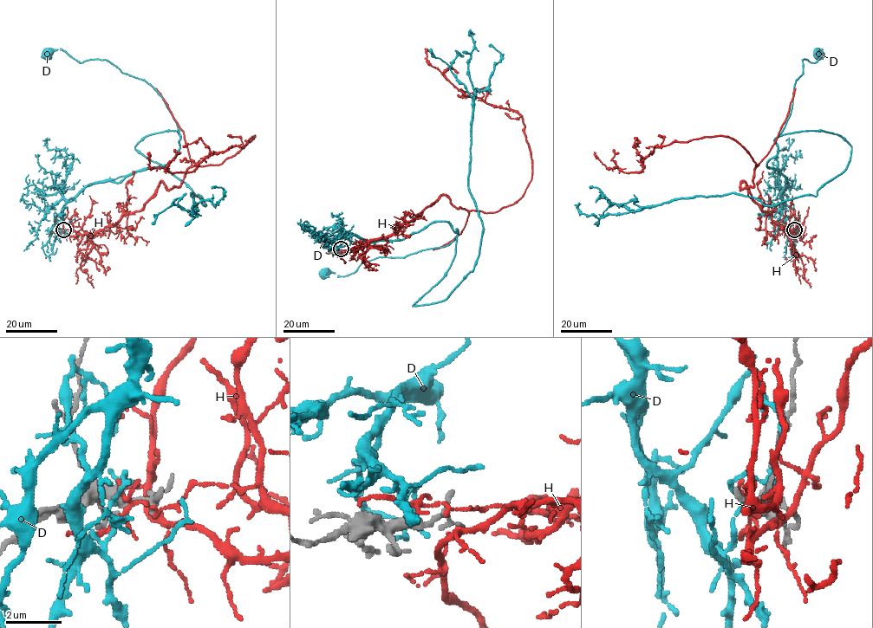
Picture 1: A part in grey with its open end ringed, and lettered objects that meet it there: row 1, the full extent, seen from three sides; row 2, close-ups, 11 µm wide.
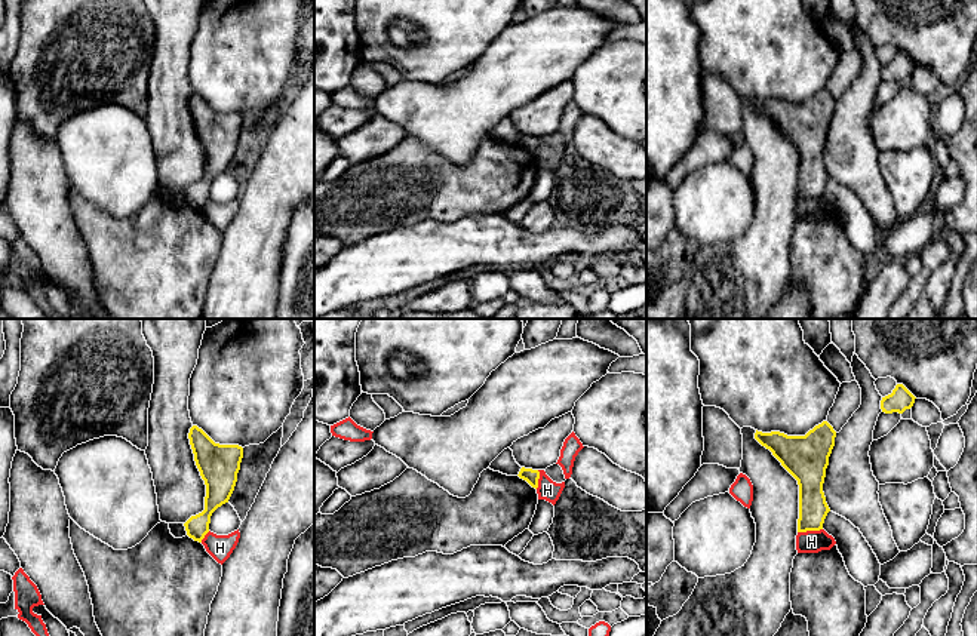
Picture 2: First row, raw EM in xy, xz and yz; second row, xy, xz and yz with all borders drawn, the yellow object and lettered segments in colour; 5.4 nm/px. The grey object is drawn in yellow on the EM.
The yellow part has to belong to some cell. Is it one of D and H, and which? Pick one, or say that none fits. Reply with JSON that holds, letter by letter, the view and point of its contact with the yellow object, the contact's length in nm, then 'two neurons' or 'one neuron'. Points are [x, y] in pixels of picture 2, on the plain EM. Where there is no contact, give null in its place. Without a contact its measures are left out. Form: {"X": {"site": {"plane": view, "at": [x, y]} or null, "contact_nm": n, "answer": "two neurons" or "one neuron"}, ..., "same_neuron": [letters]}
{"D": {"site": null, "answer": "two neurons"}, "H": {"site": {"plane": "yz", "at": [810, 197]}, "contact_nm": 140, "answer": "two neurons"}, "same_neuron": []}

